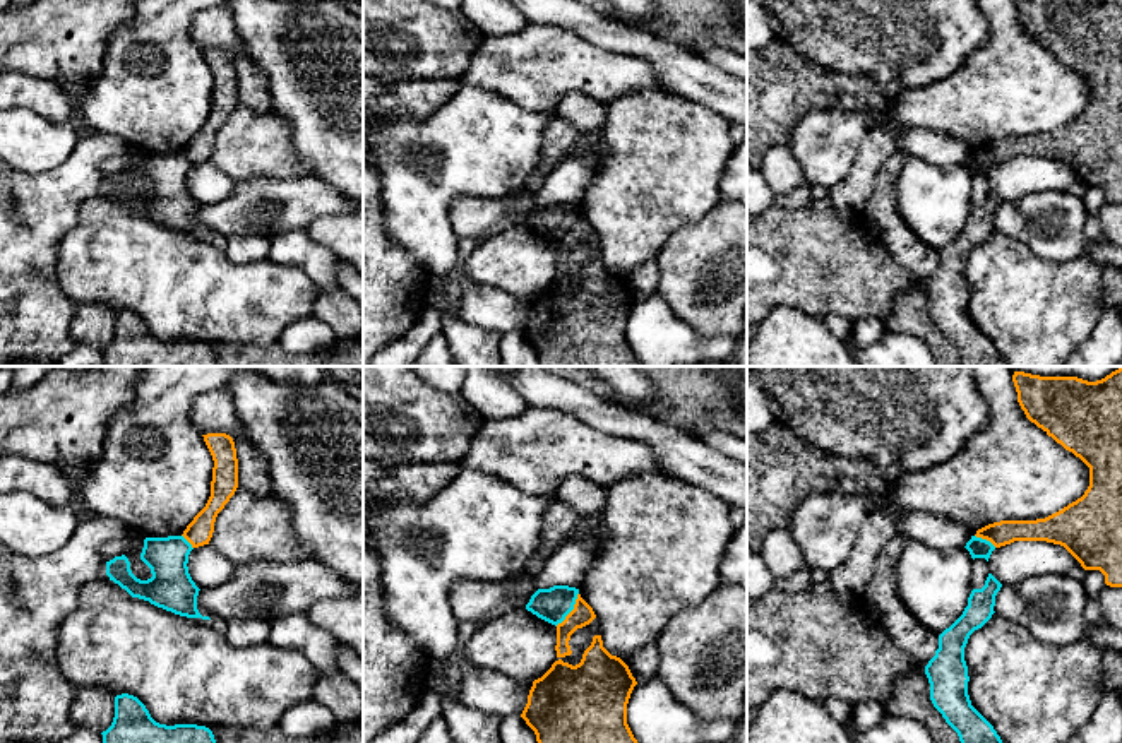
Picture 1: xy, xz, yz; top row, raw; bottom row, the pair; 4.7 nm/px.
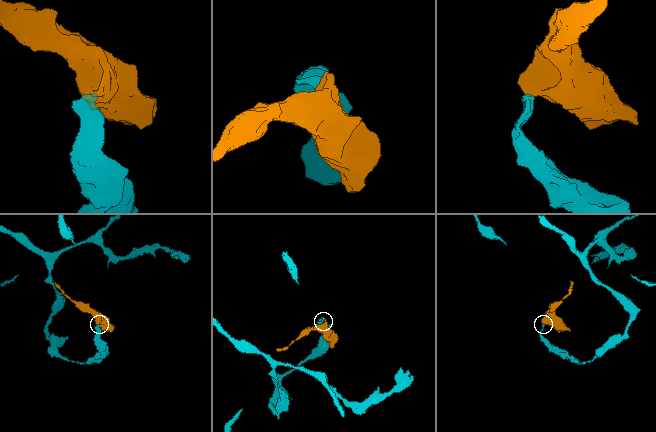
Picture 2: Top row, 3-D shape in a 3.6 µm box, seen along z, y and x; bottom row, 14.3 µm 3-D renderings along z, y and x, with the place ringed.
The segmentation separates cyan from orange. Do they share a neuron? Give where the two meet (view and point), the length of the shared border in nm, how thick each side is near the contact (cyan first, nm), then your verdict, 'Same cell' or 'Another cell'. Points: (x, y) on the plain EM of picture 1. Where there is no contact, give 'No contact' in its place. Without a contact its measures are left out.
Touches cyan at xz (572, 225). Shared border 190 nm. Thickness 160 nm (cyan) against 100 nm. Another cell

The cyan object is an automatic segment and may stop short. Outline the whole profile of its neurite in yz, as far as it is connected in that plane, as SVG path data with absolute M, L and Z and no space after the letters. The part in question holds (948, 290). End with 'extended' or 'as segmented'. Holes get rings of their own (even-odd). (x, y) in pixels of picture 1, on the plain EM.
M988 190L982 205L973 205L963 231L939 252L939 265L925 282L930 317L958 349L961 366L1007 366L994 342L971 322L964 264L970 252L995 229L1002 200Z; as segmented

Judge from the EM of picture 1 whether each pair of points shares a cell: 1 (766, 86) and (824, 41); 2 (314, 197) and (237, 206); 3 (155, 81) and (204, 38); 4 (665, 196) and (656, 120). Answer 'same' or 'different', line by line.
1: different
2: same
3: different
4: same

